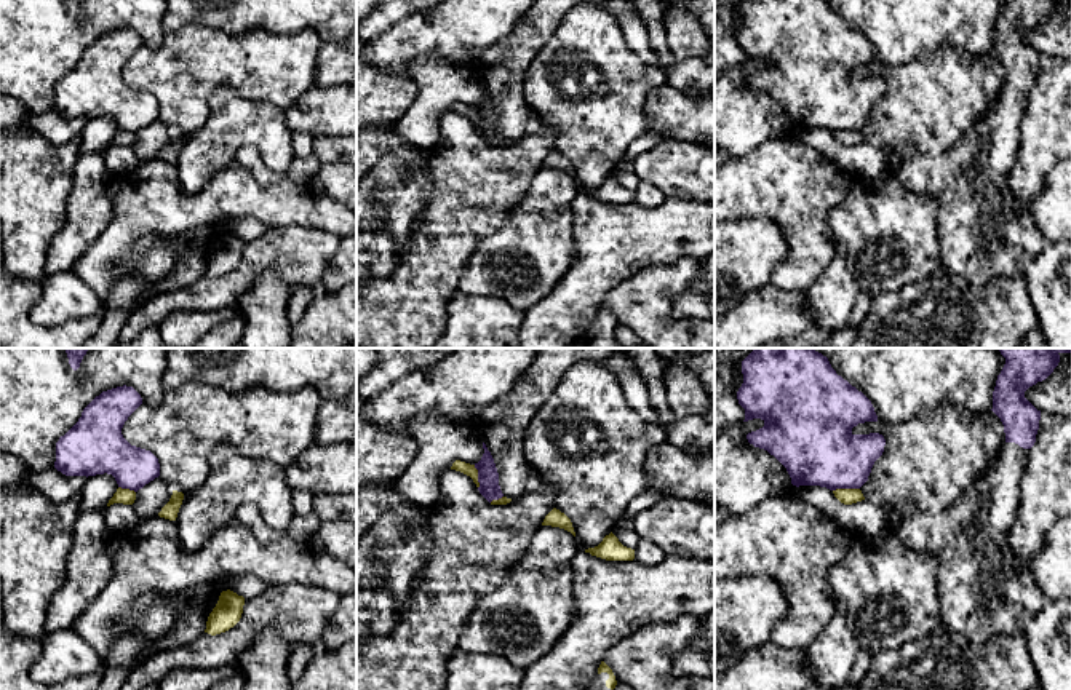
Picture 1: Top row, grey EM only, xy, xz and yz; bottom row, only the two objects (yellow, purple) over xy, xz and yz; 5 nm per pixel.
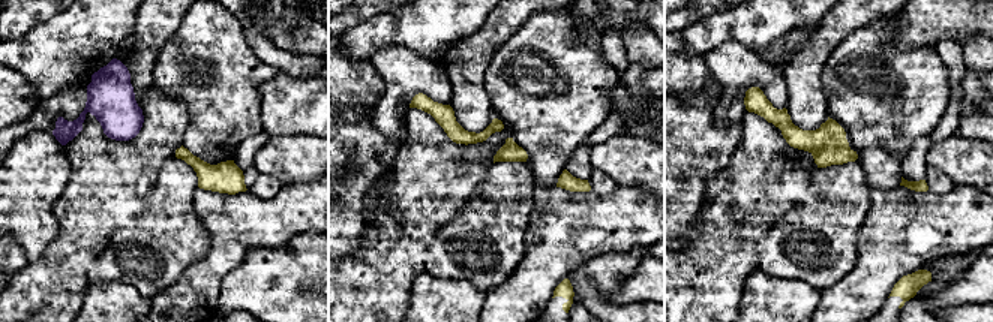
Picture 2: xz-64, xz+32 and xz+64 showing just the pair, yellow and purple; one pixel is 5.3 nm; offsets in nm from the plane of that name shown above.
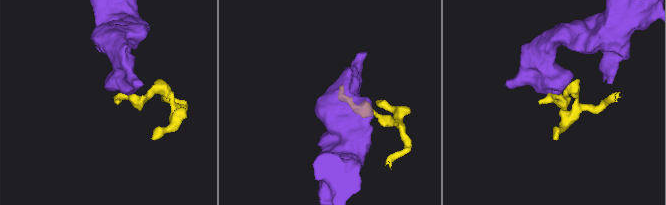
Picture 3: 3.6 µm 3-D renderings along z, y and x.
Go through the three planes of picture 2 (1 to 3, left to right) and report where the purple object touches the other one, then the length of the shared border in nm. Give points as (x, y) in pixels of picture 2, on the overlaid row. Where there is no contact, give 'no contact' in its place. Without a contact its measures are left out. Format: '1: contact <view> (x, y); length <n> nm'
1: no contact
2: no contact
3: no contact

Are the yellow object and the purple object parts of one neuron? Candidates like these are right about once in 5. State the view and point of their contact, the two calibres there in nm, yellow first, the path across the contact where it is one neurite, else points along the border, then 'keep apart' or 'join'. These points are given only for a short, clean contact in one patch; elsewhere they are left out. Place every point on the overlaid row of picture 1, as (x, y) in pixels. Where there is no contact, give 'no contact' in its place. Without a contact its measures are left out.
contact yz (846, 489); calibres 80 and 360 nm; border yz (859, 487), (836, 487), (833, 491); keep apart

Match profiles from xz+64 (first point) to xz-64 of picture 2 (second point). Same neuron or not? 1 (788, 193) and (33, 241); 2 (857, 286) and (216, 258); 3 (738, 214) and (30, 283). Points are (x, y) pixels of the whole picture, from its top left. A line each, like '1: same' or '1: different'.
1: different
2: same
3: same

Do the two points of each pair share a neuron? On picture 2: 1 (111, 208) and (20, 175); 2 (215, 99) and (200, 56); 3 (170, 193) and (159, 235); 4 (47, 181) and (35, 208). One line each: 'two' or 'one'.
1: two
2: one
3: one
4: one

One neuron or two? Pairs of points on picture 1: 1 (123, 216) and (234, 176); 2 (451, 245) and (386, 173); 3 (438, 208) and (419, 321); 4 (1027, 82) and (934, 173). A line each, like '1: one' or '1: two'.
1: one
2: two
3: one
4: one

